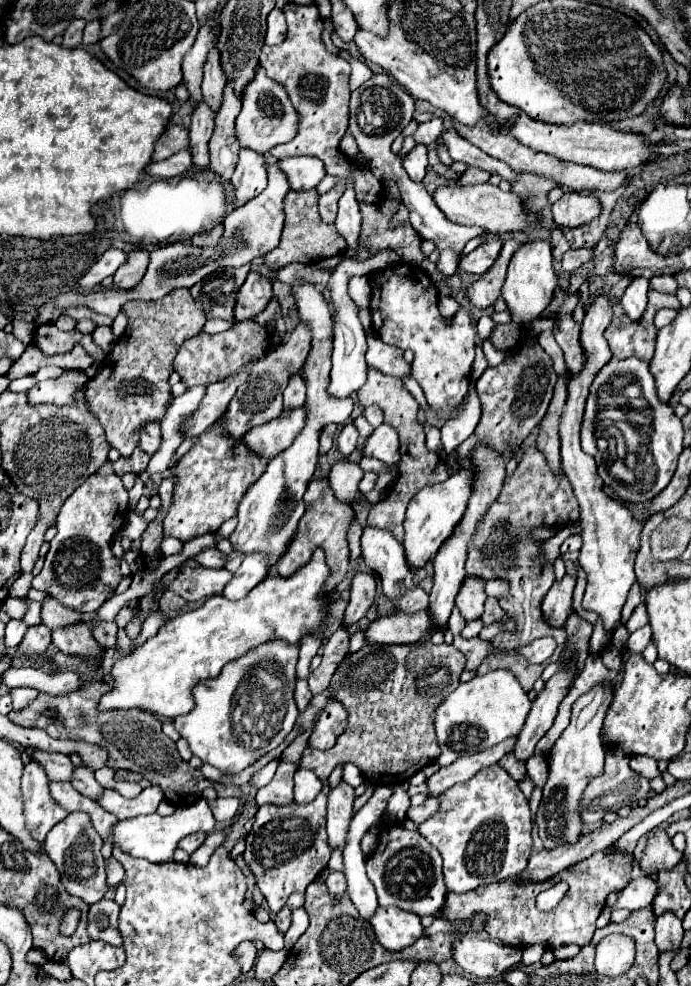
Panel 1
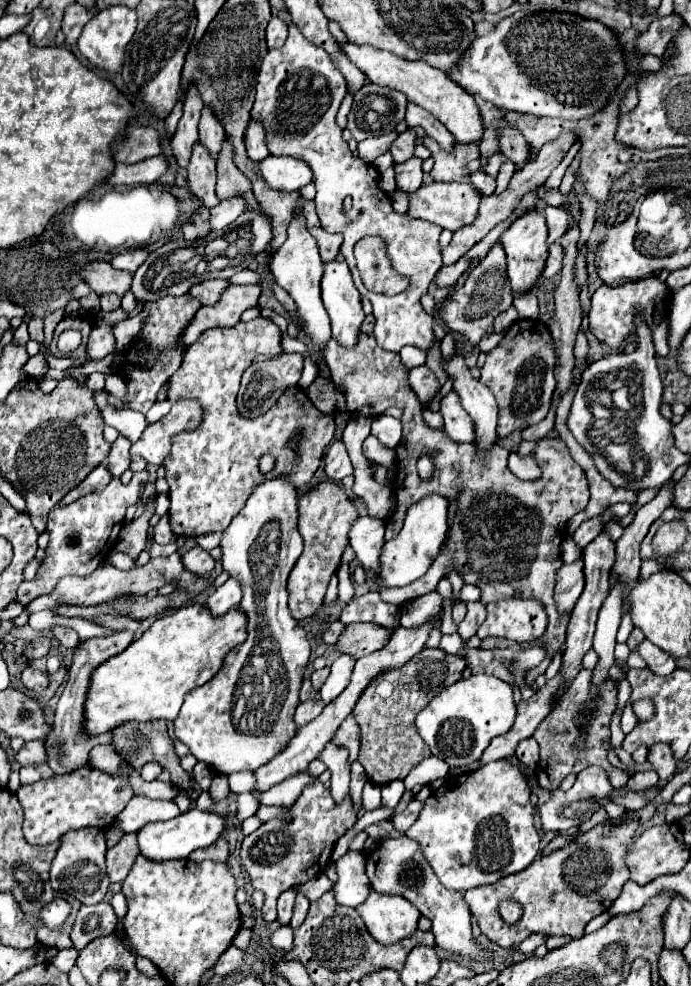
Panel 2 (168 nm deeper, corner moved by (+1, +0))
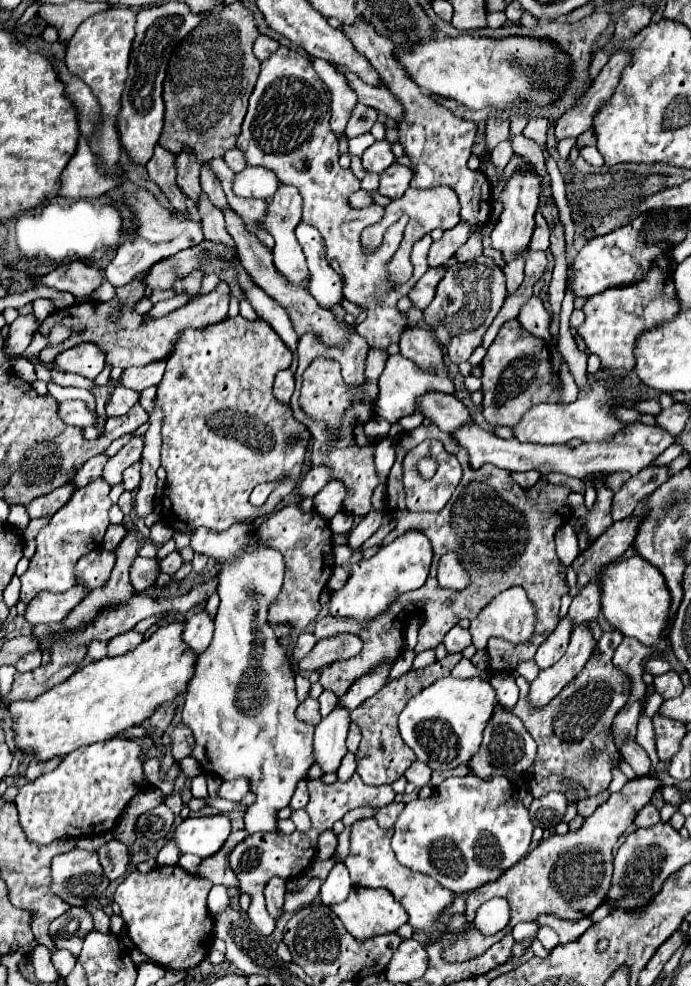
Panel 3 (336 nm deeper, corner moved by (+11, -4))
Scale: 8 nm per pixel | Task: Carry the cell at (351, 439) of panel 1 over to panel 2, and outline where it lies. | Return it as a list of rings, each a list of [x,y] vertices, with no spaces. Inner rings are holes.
[[[334,441],[324,457],[324,469],[330,479],[344,479],[346,475],[352,475],[352,463],[348,459],[348,451],[344,447],[344,441]]]

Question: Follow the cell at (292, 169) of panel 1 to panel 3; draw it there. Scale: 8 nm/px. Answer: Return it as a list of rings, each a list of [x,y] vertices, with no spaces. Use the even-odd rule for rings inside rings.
[[[246,167],[242,173],[236,173],[234,177],[234,185],[232,191],[238,197],[244,199],[268,199],[276,193],[280,181],[276,179],[276,175],[270,169],[264,167]]]

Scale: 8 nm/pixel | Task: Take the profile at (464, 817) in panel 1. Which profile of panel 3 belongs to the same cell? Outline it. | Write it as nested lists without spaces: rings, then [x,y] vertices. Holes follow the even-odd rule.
[[[474,775],[450,777],[434,787],[428,799],[414,799],[404,805],[398,821],[394,823],[392,849],[402,865],[434,877],[452,893],[464,893],[496,881],[506,869],[524,859],[532,841],[532,831],[534,825],[530,821],[528,809],[518,799],[518,787],[506,777],[494,777],[490,781],[482,781]]]

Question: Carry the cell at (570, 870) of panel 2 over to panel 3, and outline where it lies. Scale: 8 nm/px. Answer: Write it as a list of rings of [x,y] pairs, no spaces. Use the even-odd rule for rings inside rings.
[[[646,775],[636,777],[634,781],[628,781],[622,791],[610,795],[606,803],[602,803],[586,821],[584,825],[566,835],[552,835],[544,839],[532,853],[528,853],[518,865],[510,867],[498,881],[490,881],[490,885],[482,885],[482,889],[476,889],[470,893],[466,901],[466,917],[470,929],[465,932],[455,930],[457,939],[442,953],[442,959],[460,963],[464,959],[480,957],[486,953],[494,943],[498,943],[506,933],[512,931],[512,927],[520,921],[536,921],[540,913],[554,913],[562,919],[578,921],[582,917],[588,917],[598,905],[606,901],[606,893],[610,889],[612,879],[612,847],[620,839],[620,835],[626,831],[626,827],[634,821],[636,813],[652,799],[654,791],[660,789],[662,783],[658,775]],[[492,897],[504,897],[510,905],[512,923],[508,923],[502,931],[498,931],[492,937],[482,935],[478,929],[471,926],[475,918],[476,909],[492,899]]]

